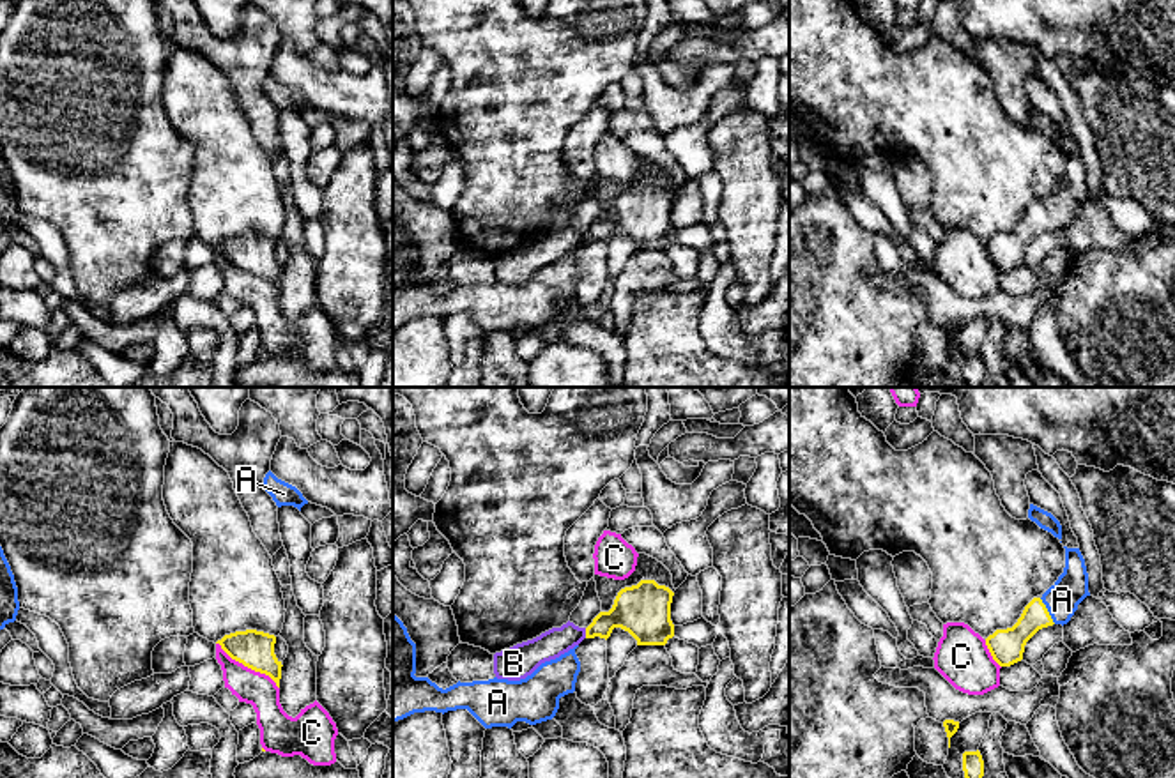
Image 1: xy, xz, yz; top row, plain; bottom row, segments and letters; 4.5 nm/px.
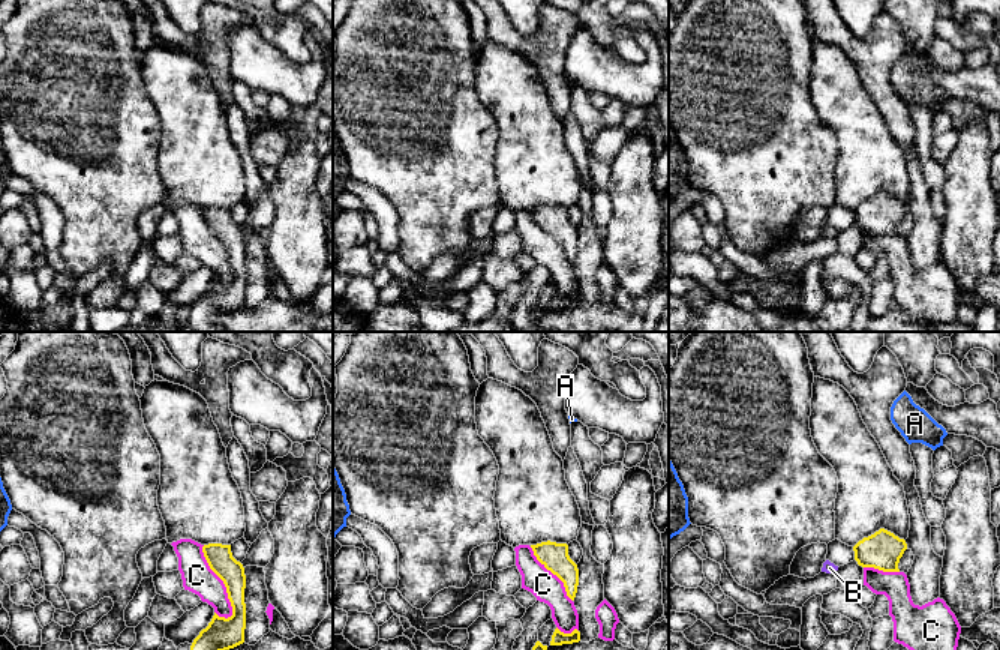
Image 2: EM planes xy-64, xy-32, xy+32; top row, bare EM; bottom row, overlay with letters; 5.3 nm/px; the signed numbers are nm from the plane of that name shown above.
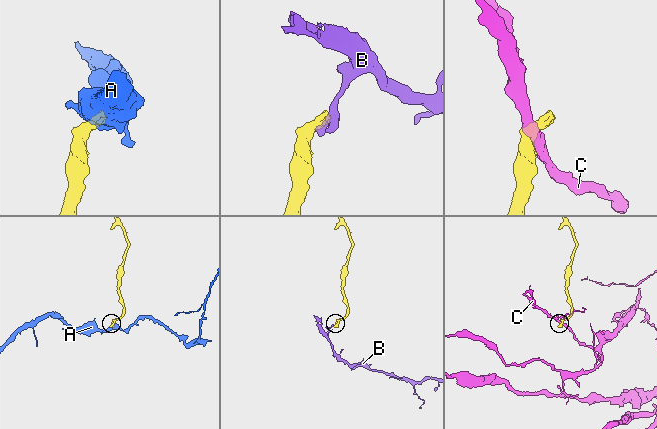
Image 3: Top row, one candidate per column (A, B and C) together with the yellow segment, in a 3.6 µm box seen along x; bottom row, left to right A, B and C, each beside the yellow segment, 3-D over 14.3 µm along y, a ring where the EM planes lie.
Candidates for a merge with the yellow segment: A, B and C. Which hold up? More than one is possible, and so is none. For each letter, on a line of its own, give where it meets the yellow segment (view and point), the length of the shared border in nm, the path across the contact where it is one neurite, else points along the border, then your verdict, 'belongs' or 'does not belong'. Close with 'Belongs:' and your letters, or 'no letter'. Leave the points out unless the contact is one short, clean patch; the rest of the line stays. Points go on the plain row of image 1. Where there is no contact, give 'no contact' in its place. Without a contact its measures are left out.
A: meets yellow in yz at (1046, 214); contact 140 nm long; runs through yz (1006, 250), (1046, 214), (1062, 204); belongs
B: meets yellow in xz at (586, 237); contact 50 nm long; border along xz (584, 232), (586, 241); does not belong
C: meets yellow in xy at (248, 271); contact 360 nm long; does not belong
Belongs: A

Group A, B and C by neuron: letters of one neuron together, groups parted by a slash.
A / B / C

